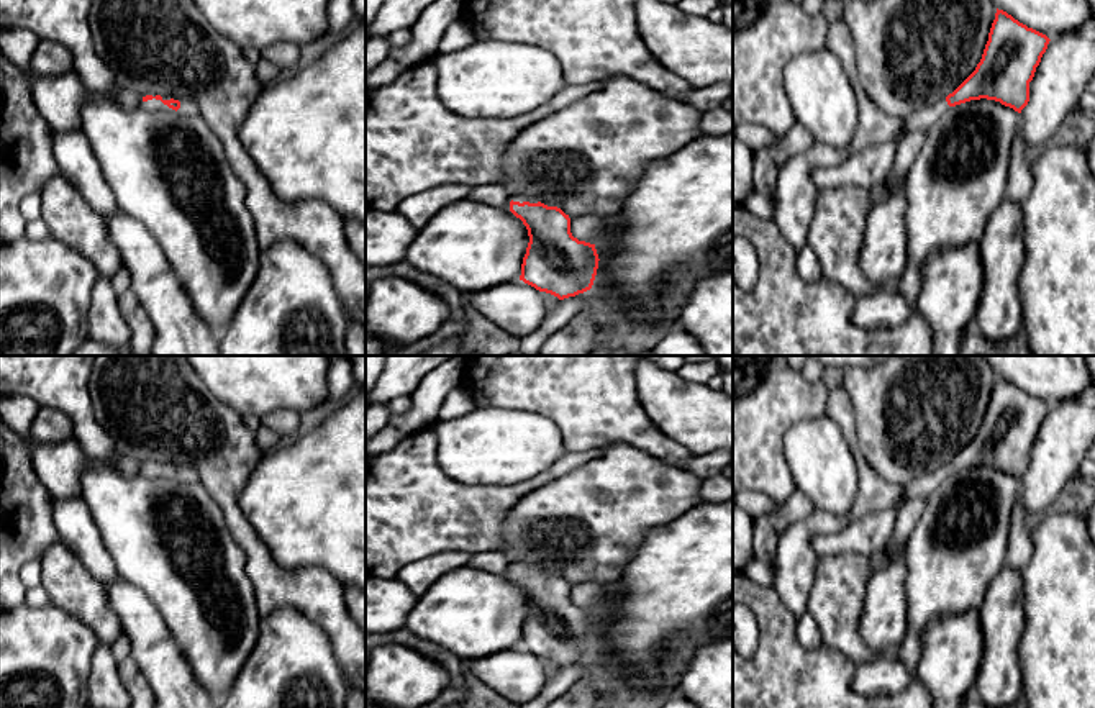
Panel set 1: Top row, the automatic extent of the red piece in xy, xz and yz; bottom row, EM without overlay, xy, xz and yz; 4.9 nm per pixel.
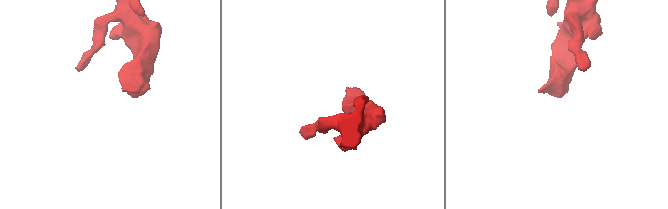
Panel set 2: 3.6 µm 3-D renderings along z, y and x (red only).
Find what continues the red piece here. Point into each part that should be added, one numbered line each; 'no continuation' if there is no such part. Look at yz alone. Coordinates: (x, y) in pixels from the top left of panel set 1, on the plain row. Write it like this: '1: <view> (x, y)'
1: yz (922, 485)

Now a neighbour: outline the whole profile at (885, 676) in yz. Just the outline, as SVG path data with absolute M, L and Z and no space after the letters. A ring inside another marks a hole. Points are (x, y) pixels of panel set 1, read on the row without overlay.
M892 654L856 664L851 688L862 697L892 697L906 688L913 677Z

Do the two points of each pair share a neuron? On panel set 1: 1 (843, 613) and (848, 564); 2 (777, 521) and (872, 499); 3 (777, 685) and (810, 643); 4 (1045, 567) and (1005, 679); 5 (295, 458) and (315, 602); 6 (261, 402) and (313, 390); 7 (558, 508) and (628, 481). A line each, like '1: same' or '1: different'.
1: same
2: different
3: different
4: different
5: different
6: same
7: same

